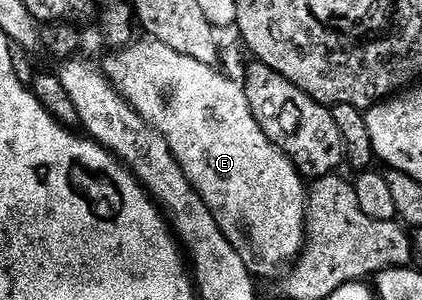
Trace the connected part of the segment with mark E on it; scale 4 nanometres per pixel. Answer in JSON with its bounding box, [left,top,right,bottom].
[102,39,308,265]

